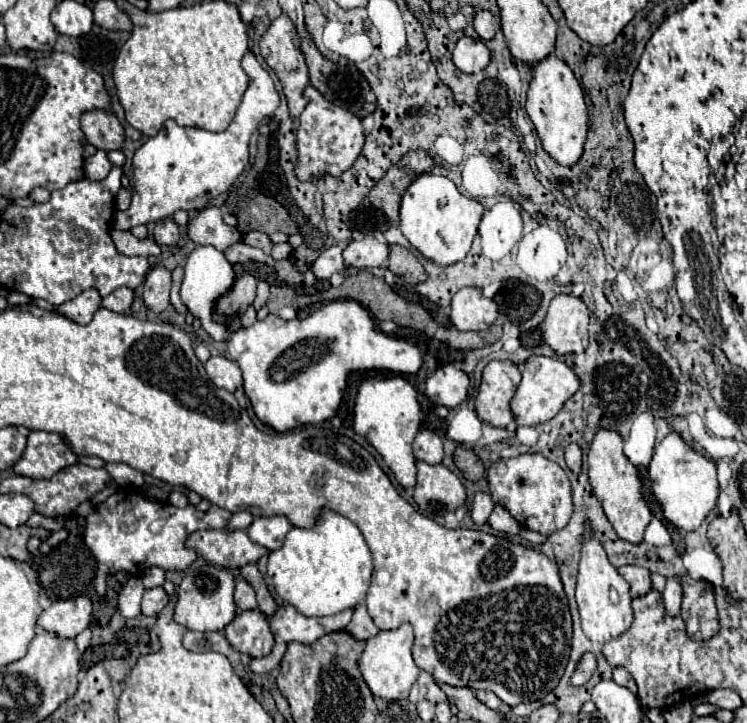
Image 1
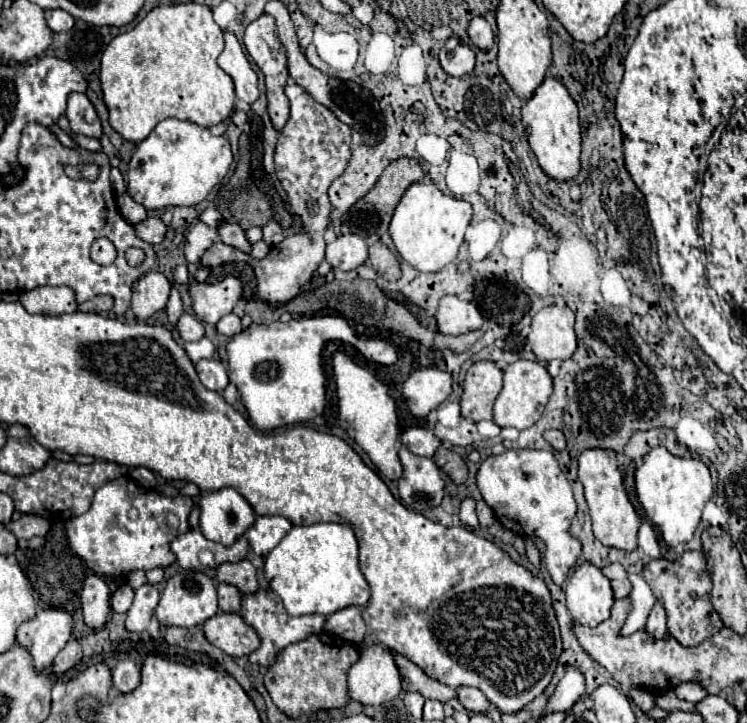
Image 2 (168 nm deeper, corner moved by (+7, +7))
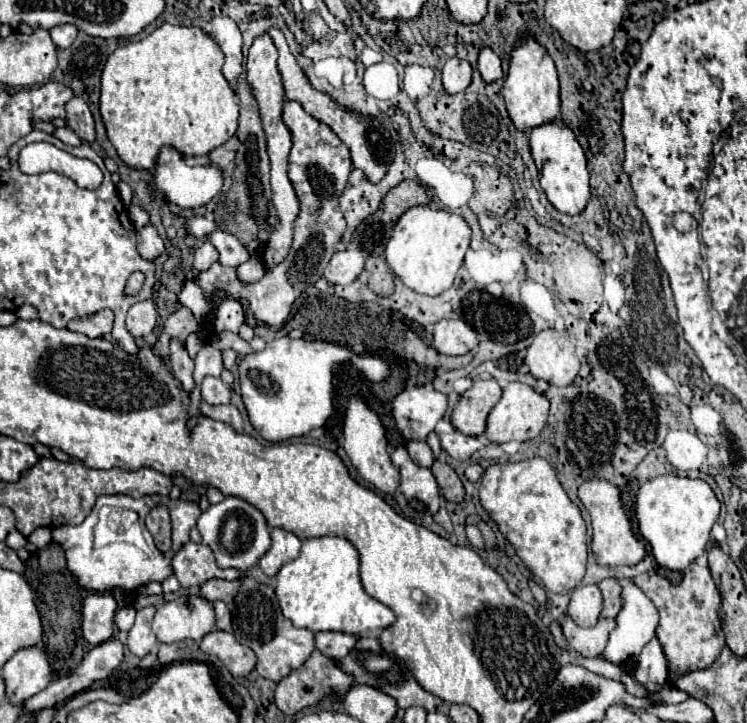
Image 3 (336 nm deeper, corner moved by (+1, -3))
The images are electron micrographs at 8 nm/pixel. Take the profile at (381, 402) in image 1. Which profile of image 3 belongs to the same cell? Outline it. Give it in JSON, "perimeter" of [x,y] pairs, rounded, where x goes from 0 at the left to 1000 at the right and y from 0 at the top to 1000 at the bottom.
{"perimeter":[[[470,550],[467,564],[462,573],[462,592],[459,592],[459,620],[475,645],[478,656],[494,667],[502,678],[513,683],[526,683],[529,675],[534,672],[534,650],[526,645],[521,625],[518,625],[518,606],[515,606],[515,592],[502,570],[491,564],[491,559],[483,550]]]}

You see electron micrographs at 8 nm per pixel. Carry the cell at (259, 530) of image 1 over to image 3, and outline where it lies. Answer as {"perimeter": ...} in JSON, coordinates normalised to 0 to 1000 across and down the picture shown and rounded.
{"perimeter":[[[368,730],[363,736],[363,758],[357,761],[357,766],[347,775],[347,786],[355,791],[355,797],[365,799],[373,786],[390,775],[395,775],[395,769],[400,769],[403,761],[403,747],[384,733]]]}

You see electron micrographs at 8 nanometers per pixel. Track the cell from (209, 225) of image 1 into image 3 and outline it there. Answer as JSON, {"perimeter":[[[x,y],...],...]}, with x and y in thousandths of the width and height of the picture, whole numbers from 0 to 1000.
{"perimeter":[[[277,332],[272,340],[266,340],[261,346],[261,360],[258,360],[258,371],[264,376],[274,376],[282,365],[288,365],[293,360],[293,349],[288,346],[288,340]]]}

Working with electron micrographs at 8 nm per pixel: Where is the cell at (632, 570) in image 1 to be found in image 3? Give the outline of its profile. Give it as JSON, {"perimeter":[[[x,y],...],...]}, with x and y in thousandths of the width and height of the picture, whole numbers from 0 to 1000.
{"perimeter":[[[815,799],[815,802],[802,805],[799,811],[802,811],[805,822],[807,822],[807,844],[805,844],[805,852],[807,855],[823,855],[826,846],[831,844],[831,835],[834,835],[829,802]]]}

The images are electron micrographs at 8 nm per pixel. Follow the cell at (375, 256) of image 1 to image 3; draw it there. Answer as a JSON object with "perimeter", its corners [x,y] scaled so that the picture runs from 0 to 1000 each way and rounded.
{"perimeter":[[[465,343],[459,349],[448,349],[443,362],[438,365],[432,382],[440,393],[470,393],[481,385],[489,368],[489,354],[478,343]]]}

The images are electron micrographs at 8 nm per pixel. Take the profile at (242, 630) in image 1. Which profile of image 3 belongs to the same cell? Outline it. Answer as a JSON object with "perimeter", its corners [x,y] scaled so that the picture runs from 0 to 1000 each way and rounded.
{"perimeter":[[[285,871],[269,885],[266,896],[274,905],[290,907],[315,938],[325,938],[341,924],[341,902],[320,891],[309,874]]]}

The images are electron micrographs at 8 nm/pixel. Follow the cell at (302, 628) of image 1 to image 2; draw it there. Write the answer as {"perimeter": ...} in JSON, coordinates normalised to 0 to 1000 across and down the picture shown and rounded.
{"perimeter":[[[347,816],[341,822],[331,822],[325,824],[325,838],[323,838],[323,852],[331,863],[336,863],[347,882],[349,882],[349,893],[333,907],[336,918],[347,918],[347,921],[363,921],[368,916],[368,907],[387,891],[403,888],[408,885],[414,877],[424,877],[432,871],[435,866],[435,852],[430,849],[414,849],[414,852],[390,852],[382,838],[376,838],[376,827],[371,827],[371,822],[365,822],[365,816]]]}

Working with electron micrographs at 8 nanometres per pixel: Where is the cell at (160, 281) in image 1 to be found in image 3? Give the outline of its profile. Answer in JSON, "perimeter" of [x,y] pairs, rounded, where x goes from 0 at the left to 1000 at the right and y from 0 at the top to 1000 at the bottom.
{"perimeter":[[[205,415],[183,418],[170,432],[170,456],[178,467],[191,467],[202,462],[210,448],[210,423]]]}

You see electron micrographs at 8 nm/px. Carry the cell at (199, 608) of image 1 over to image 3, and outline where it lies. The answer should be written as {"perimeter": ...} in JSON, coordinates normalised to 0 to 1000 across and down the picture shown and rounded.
{"perimeter":[[[253,816],[242,824],[237,824],[229,833],[221,833],[218,838],[210,841],[207,855],[205,855],[205,874],[210,880],[213,888],[229,891],[229,888],[240,888],[240,885],[261,885],[266,888],[277,874],[282,874],[288,869],[288,846],[285,846],[285,835],[277,833],[274,827],[269,827],[261,816]]]}

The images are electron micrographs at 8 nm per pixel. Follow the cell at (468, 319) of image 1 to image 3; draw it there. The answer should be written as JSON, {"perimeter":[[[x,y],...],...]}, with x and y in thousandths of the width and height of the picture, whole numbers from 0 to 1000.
{"perimeter":[[[590,443],[580,456],[580,481],[596,492],[617,492],[641,476],[639,462],[620,443]]]}

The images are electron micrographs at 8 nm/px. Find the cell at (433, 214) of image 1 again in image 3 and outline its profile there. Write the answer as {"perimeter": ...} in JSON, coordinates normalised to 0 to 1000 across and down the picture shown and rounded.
{"perimeter":[[[556,285],[545,290],[529,310],[526,326],[515,343],[515,362],[537,390],[558,407],[588,409],[604,398],[612,373],[620,365],[620,354],[628,343],[631,318],[625,307],[604,293],[580,290],[574,285]]]}

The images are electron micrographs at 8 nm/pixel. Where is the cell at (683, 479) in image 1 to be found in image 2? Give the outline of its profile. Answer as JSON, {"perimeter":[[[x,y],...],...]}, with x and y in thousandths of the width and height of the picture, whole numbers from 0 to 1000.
{"perimeter":[[[880,617],[863,628],[861,645],[850,653],[850,675],[866,716],[882,730],[896,755],[909,755],[928,744],[928,736],[938,719],[938,705],[954,686],[946,642],[928,633],[901,631],[890,617]]]}

